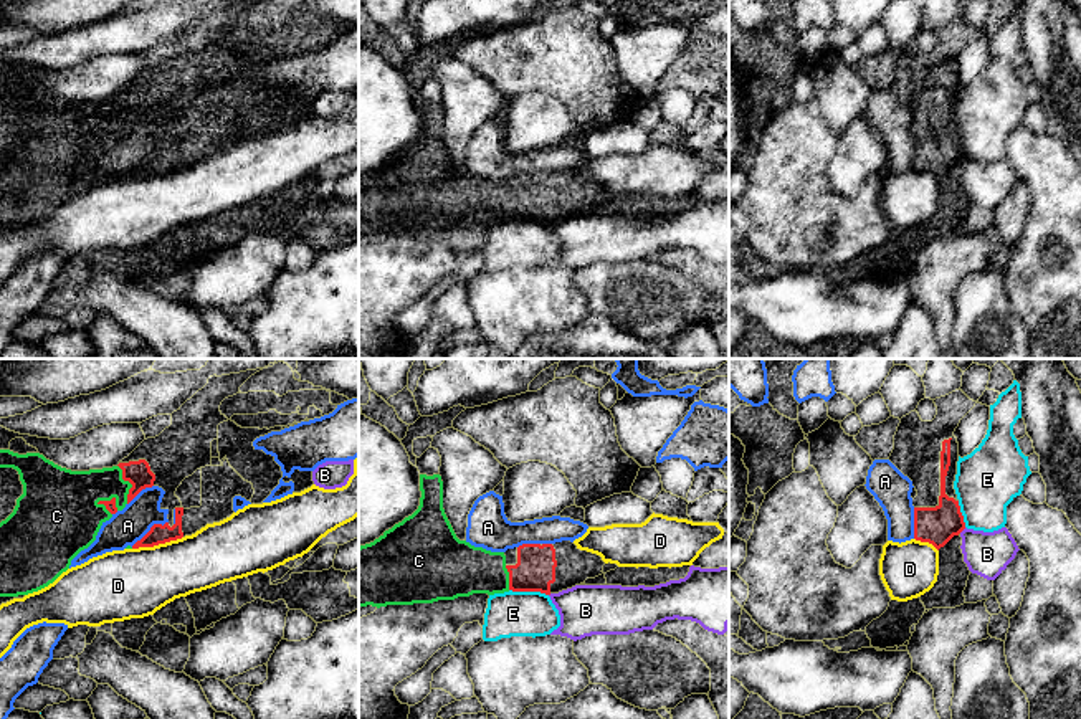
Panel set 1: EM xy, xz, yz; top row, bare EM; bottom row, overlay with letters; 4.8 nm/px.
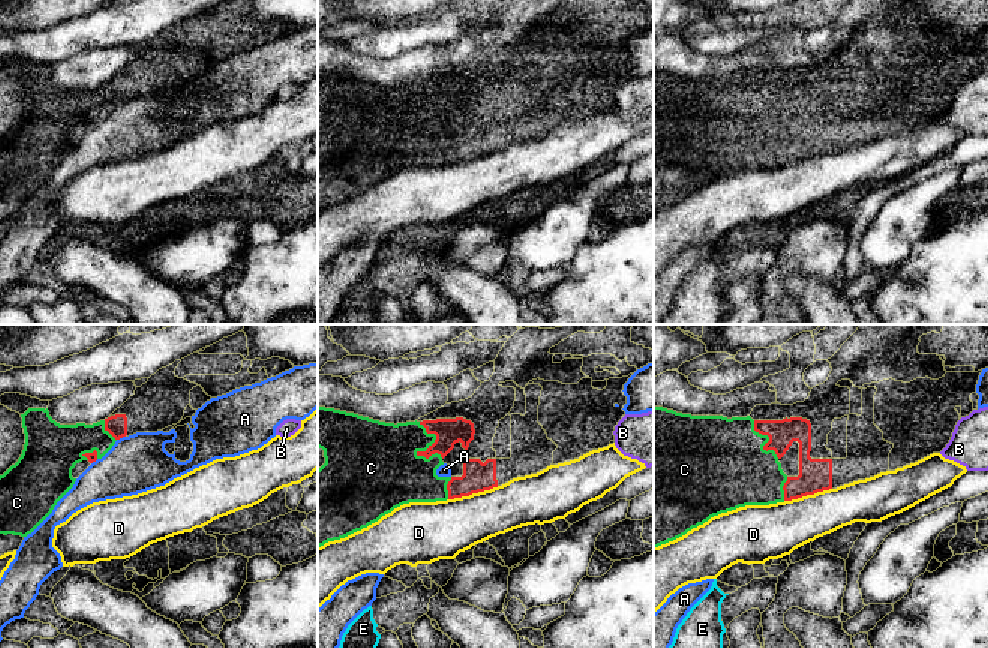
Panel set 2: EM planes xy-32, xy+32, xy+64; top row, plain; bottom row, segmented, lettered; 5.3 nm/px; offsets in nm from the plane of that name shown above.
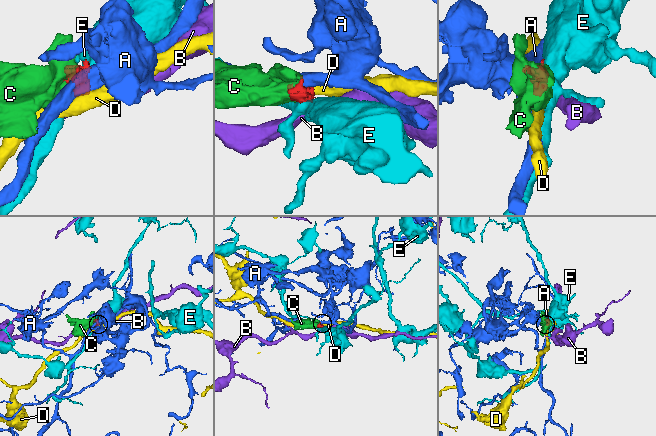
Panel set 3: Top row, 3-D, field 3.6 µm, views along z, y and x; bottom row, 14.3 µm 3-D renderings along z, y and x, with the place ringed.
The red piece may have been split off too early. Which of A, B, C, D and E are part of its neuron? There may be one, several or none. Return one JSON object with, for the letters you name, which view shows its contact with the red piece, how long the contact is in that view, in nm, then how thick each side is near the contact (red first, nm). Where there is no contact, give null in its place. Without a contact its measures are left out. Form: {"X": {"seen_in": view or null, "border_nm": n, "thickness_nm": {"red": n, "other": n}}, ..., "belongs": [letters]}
{"C": {"seen_in": "xy", "border_nm": 120, "thickness_nm": {"red": 50, "other": 360}}, "belongs": ["C"]}

